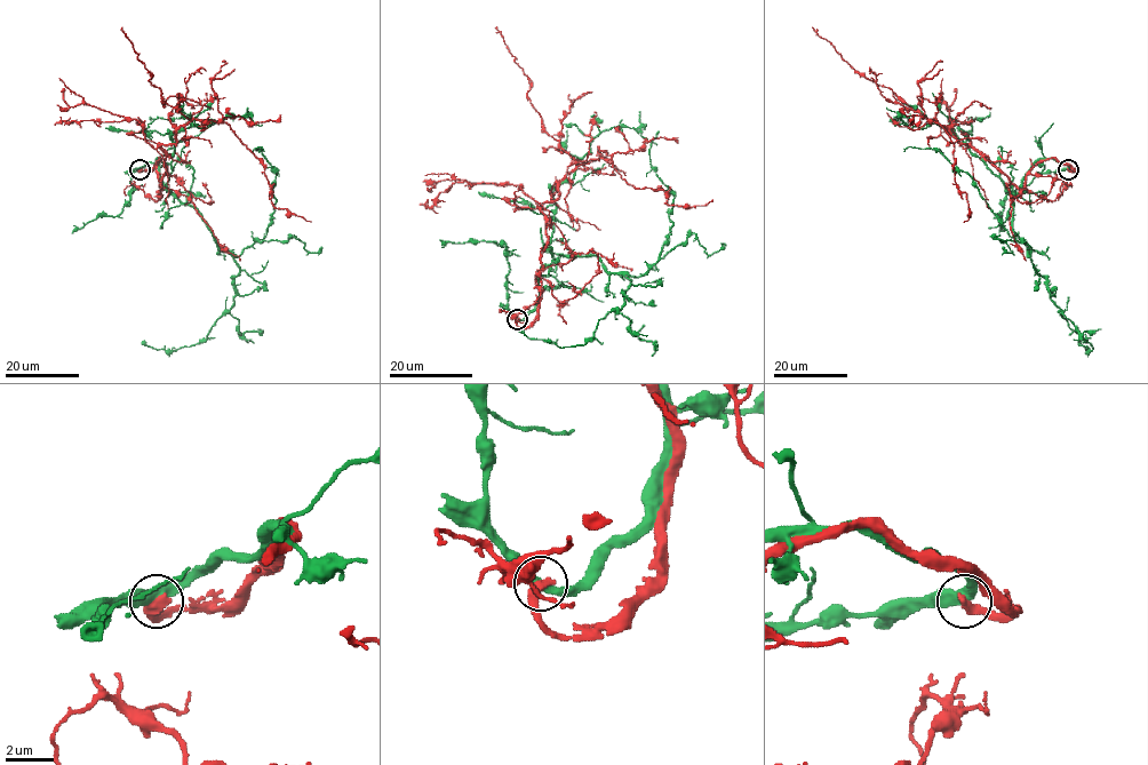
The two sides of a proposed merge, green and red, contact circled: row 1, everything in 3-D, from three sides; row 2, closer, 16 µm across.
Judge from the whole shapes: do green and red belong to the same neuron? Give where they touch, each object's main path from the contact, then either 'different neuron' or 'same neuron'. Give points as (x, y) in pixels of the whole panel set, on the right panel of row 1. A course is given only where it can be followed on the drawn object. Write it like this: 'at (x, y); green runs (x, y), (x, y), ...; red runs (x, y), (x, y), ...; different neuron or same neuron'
at (1068, 169); green runs (1068, 169), (1038, 159), (1013, 199), (1013, 230), (1029, 256), (964, 172), (932, 149), (903, 151); red runs (1068, 169), (1076, 170), (1041, 159), (1018, 189), (927, 121), (954, 145), (957, 186), (970, 213), (963, 222); different neuron

